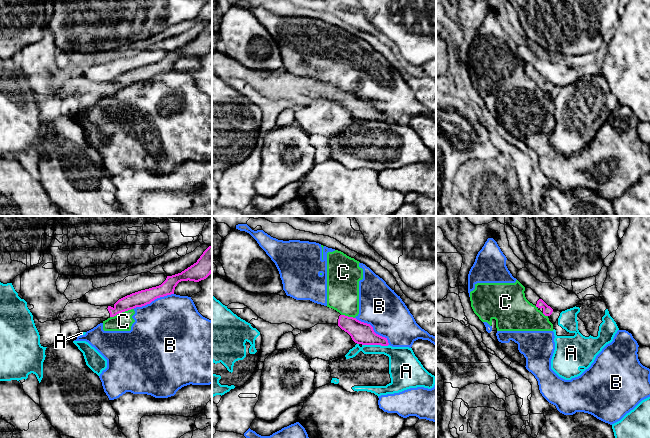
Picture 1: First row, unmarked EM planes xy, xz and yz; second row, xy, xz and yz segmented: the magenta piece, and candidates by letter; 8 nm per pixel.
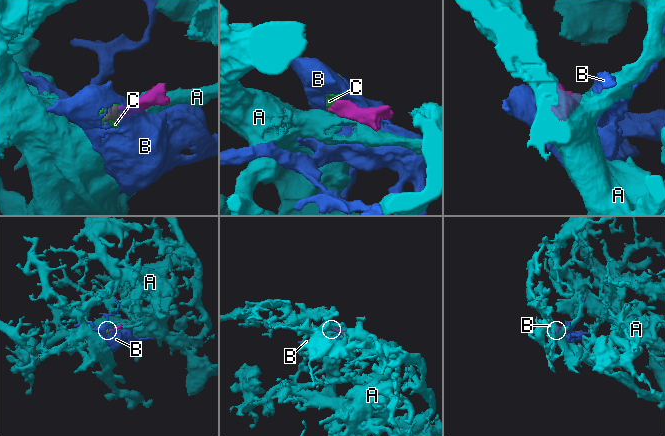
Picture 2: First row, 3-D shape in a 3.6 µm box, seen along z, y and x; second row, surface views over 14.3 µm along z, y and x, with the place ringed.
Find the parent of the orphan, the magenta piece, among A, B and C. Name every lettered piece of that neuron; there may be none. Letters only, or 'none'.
none

